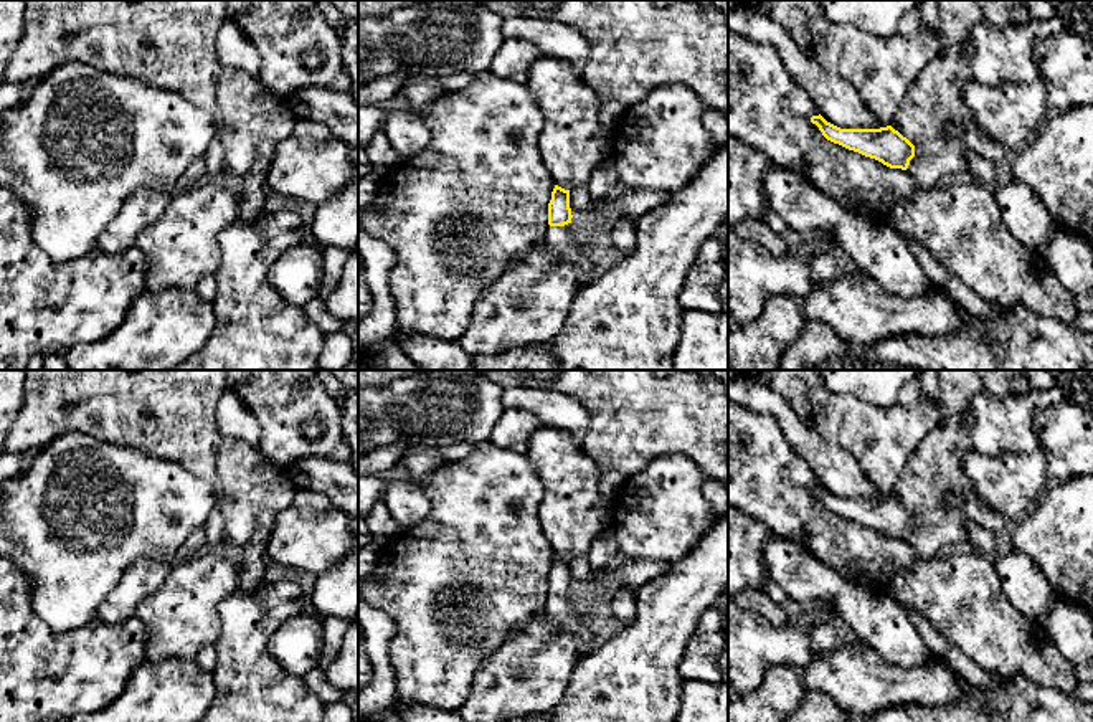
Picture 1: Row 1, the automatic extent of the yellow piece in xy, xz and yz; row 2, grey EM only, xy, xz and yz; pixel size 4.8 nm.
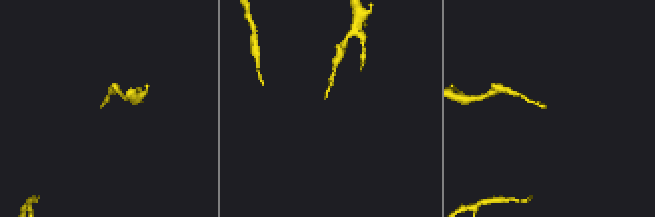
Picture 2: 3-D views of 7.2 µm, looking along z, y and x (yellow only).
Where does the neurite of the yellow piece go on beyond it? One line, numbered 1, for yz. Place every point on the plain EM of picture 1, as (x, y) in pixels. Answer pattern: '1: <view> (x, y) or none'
1: none

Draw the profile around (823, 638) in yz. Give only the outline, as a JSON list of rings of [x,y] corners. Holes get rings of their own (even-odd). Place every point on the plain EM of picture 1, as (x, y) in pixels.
[[[819,625],[811,633],[811,646],[816,654],[826,654],[835,648],[835,629],[830,625]]]

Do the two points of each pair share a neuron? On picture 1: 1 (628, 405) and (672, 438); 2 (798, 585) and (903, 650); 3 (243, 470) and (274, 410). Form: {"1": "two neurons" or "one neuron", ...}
{"1": "one neuron", "2": "one neuron", "3": "two neurons"}

